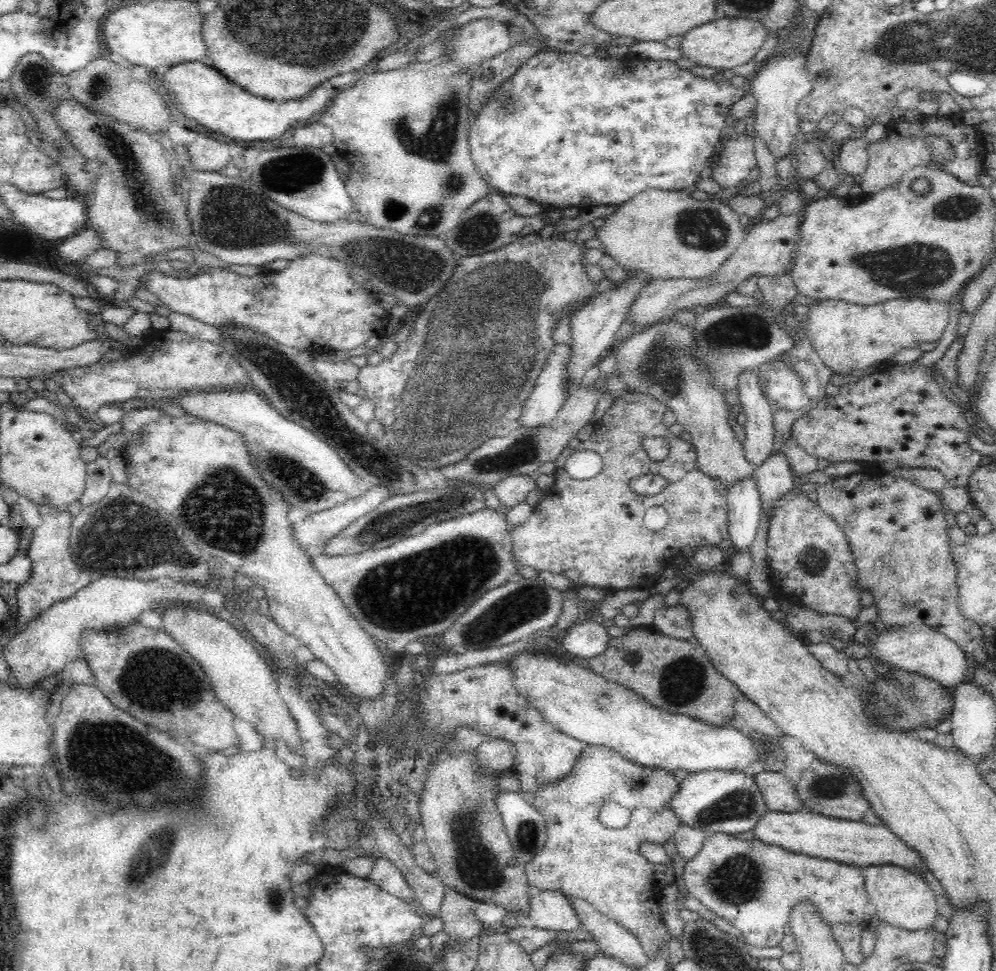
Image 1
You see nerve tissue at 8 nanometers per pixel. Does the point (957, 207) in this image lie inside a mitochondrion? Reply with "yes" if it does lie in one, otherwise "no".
yes

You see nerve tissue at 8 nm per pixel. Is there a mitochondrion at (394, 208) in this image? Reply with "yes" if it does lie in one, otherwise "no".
yes

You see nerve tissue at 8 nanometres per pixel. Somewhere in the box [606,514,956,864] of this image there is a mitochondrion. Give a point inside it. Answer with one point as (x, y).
(904, 701)

